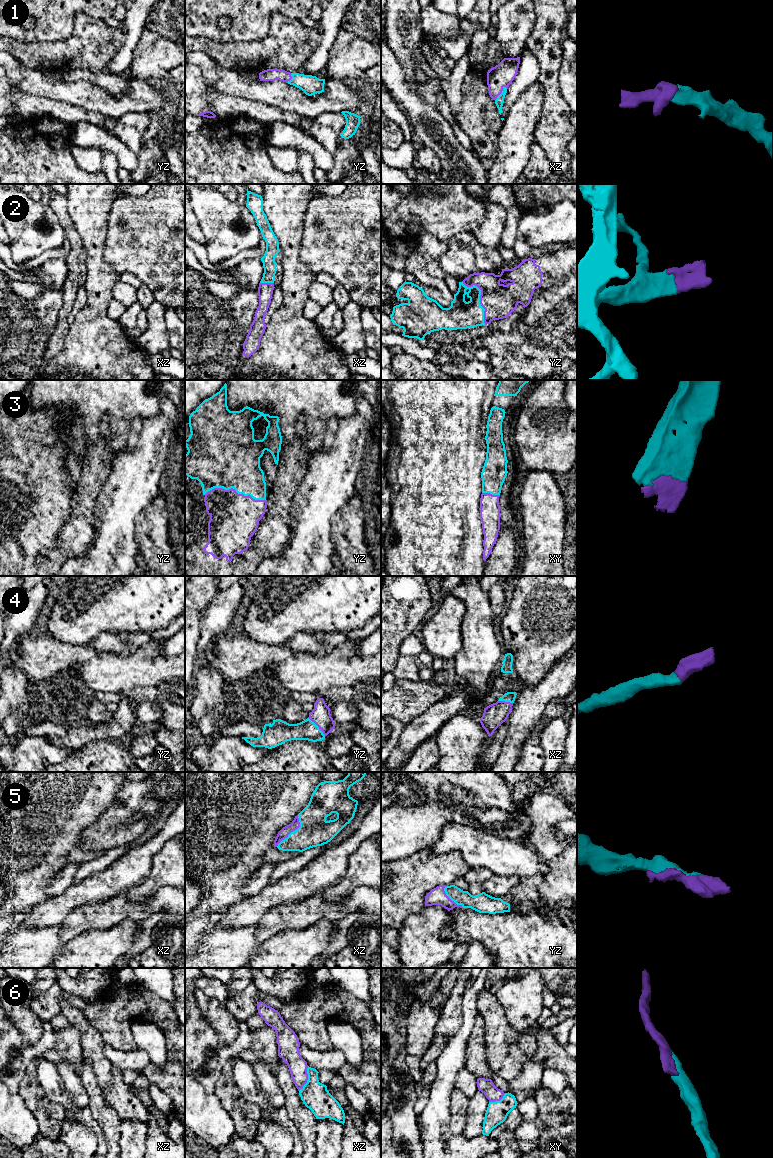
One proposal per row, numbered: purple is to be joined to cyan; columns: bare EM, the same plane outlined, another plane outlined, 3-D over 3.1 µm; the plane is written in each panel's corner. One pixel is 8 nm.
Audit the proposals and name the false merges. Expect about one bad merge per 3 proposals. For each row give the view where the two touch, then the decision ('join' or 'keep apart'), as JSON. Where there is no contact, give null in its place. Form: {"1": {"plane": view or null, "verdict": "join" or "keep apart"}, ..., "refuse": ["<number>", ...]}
{"1": {"plane": "xz", "verdict": "join"}, "2": {"plane": "yz", "verdict": "join"}, "3": {"plane": "yz", "verdict": "join"}, "4": {"plane": "yz", "verdict": "join"}, "5": {"plane": "xz", "verdict": "join"}, "6": {"plane": "xz", "verdict": "keep apart"}, "refuse": ["6"]}

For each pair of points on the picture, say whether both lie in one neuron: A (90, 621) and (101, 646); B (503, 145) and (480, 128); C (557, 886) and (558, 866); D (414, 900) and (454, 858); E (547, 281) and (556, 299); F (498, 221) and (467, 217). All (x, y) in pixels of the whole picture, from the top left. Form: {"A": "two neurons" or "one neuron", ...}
{"A": "two neurons", "B": "two neurons", "C": "one neuron", "D": "one neuron", "E": "two neurons", "F": "two neurons"}

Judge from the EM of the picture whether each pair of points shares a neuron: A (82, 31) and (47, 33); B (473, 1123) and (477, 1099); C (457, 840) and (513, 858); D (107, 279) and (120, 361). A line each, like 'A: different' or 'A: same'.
A: different
B: same
C: same
D: same

